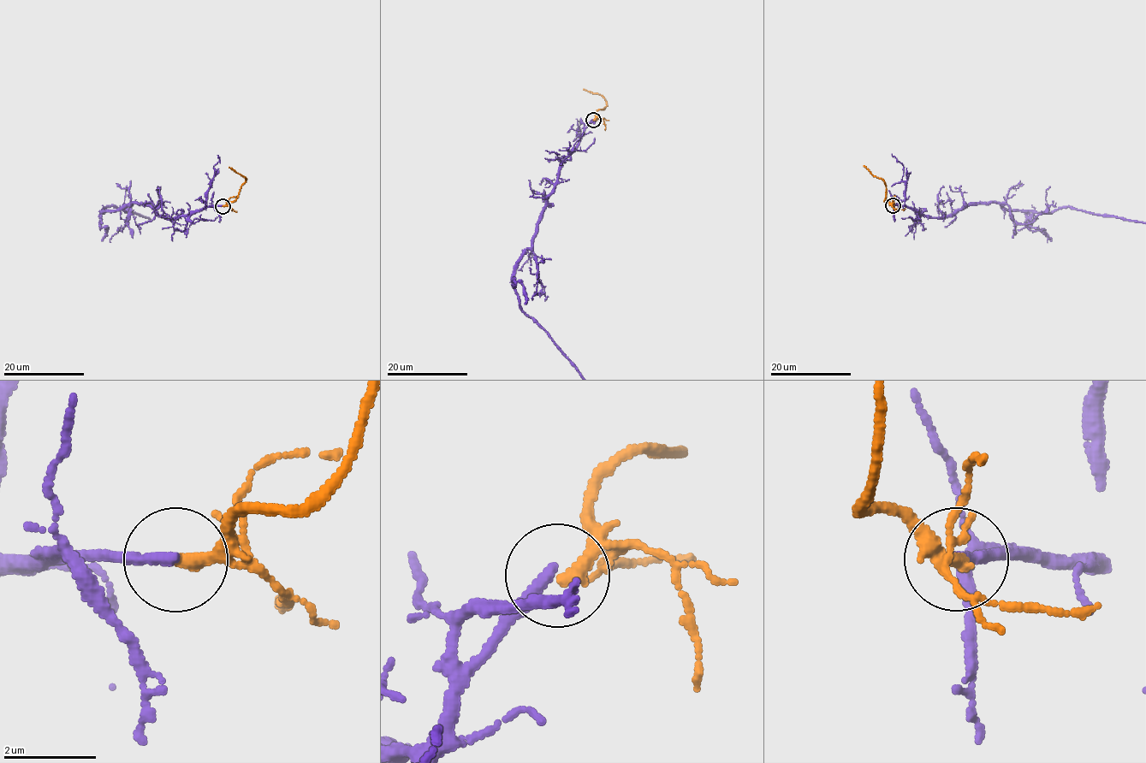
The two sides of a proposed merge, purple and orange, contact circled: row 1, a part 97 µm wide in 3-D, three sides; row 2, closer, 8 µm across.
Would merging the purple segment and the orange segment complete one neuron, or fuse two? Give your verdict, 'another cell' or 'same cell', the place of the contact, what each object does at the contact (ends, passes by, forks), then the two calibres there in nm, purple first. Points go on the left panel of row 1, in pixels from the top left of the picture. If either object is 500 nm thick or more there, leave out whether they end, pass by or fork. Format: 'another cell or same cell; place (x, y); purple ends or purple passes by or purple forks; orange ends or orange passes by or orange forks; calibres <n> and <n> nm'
same cell; place (222, 206); purple ends; orange ends; calibres 240 and 280 nm

